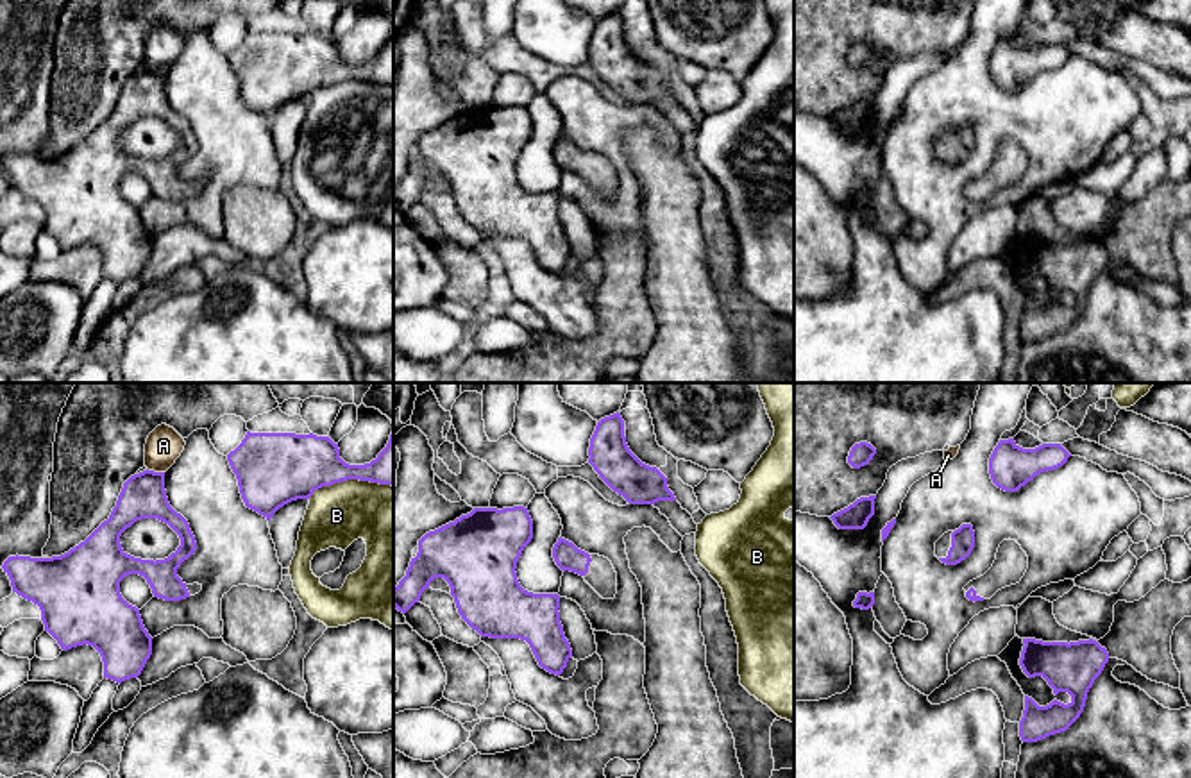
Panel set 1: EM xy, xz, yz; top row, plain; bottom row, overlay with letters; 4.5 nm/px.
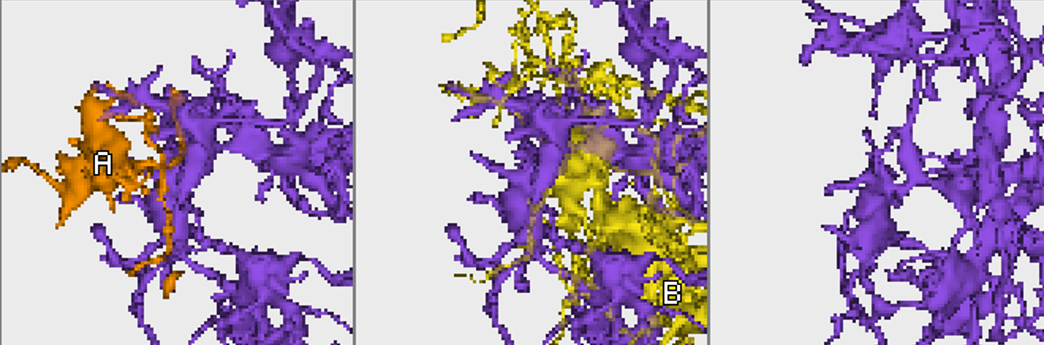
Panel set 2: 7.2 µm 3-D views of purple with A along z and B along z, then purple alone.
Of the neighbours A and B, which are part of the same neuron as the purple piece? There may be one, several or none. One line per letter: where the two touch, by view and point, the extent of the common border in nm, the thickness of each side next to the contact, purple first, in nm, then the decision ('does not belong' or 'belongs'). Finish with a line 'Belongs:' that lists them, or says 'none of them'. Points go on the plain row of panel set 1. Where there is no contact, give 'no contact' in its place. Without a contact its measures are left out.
A: xy (156, 72) | 80 nm | 200/160 nm | does not belong
B: xy (349, 77) | 380 nm | 280/300 nm | does not belong
Belongs: none of them

